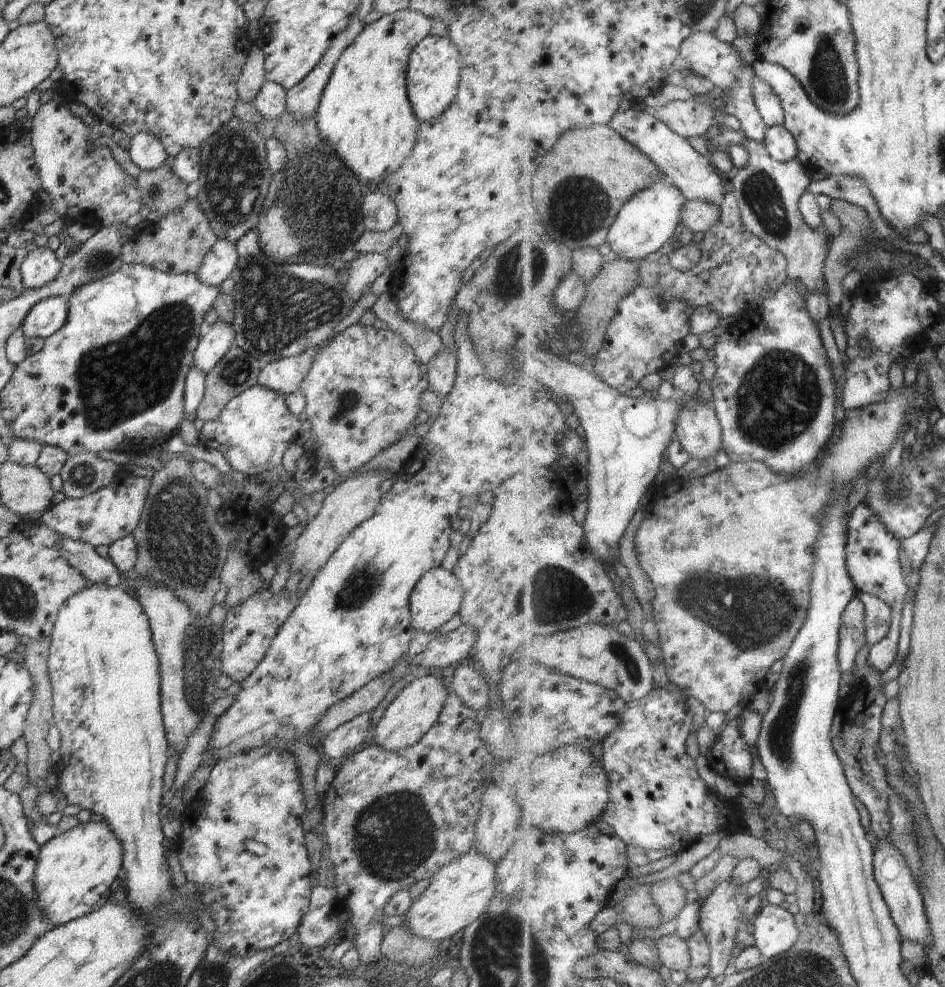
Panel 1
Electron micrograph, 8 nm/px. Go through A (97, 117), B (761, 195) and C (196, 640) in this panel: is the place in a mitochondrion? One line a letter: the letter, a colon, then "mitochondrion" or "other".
A: other
B: mitochondrion
C: mitochondrion

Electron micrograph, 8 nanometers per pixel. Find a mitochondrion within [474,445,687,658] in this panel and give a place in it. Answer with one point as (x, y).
(554, 595)

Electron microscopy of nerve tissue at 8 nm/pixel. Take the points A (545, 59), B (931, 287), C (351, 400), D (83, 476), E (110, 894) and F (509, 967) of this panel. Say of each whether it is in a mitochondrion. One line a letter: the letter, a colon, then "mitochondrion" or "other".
A: other
B: other
C: mitochondrion
D: mitochondrion
E: other
F: mitochondrion

